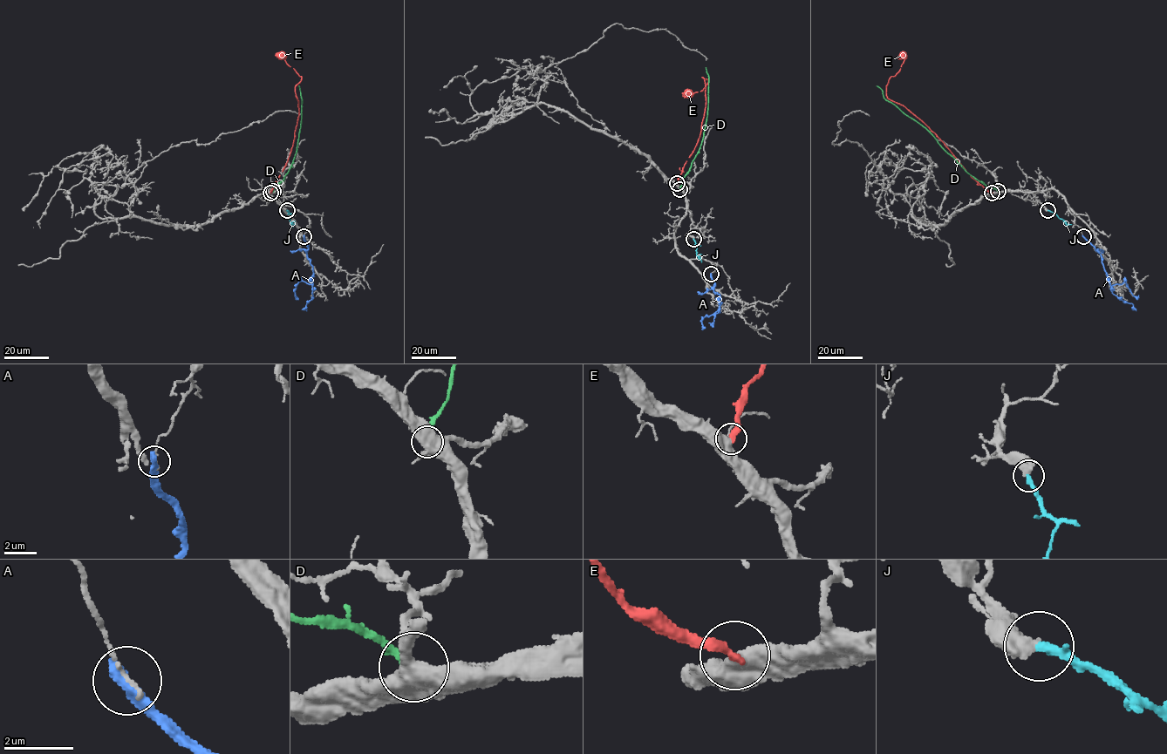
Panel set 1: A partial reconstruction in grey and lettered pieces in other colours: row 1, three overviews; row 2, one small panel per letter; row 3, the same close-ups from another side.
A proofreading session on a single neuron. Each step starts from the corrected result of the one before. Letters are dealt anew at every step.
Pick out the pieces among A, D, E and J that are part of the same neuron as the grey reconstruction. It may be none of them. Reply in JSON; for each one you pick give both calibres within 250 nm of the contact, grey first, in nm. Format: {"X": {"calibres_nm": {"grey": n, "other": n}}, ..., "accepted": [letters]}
{"J": {"calibres_nm": {"grey": 480, "other": 280}}, "accepted": ["J"]}

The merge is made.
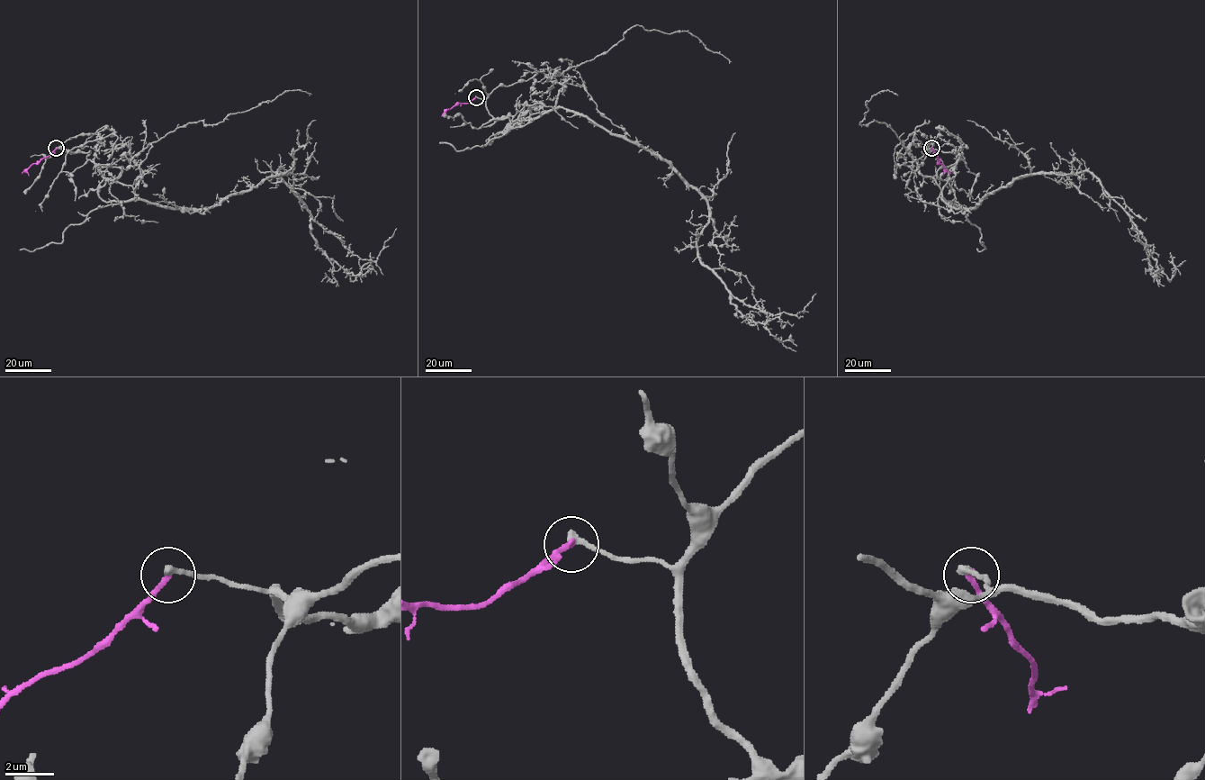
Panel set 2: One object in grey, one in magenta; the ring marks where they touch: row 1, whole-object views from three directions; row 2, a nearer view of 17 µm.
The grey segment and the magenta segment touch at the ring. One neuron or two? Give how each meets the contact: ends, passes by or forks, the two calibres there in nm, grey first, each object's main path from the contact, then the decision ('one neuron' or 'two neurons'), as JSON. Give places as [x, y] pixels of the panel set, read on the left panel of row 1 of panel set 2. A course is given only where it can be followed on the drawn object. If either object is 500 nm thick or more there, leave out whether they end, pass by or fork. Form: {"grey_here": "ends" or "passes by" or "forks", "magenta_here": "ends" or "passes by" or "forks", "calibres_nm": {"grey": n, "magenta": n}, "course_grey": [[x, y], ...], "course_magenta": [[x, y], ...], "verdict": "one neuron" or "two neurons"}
{"grey_here": "ends", "magenta_here": "ends", "calibres_nm": {"grey": 320, "magenta": 200}, "course_grey": [[56, 148], [90, 150], [104, 177], [176, 208], [289, 173], [277, 171], [364, 259], [396, 228]], "course_magenta": [[56, 148], [22, 173]], "verdict": "two neurons"}

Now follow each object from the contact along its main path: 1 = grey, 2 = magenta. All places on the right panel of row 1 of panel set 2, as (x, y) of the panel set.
1: (931, 148), (964, 158), (942, 188), (948, 206), (973, 209), (1019, 176), (1090, 171), (1128, 228)
2: (931, 148), (938, 161), (950, 173)

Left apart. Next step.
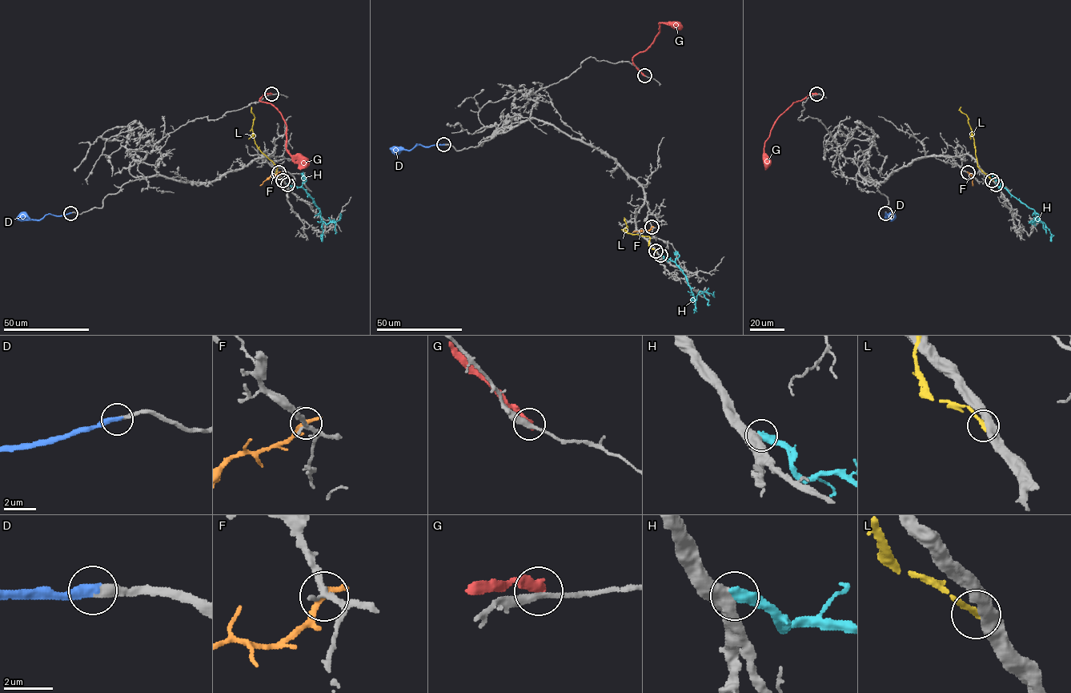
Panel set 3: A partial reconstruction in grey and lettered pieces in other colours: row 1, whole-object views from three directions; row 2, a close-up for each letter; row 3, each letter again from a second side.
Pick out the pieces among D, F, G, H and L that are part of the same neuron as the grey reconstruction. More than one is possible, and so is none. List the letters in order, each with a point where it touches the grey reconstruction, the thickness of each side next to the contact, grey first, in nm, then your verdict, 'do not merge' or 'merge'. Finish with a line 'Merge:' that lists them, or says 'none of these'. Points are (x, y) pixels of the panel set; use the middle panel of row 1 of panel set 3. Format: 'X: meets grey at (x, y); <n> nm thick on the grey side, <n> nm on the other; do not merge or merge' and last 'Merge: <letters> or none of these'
D: meets grey at (443, 144); 280 nm thick on the grey side, 400 nm on the other; merge
F: meets grey at (651, 227); 240 nm thick on the grey side, 280 nm on the other; do not merge
G: meets grey at (644, 75); 280 nm thick on the grey side, 420 nm on the other; do not merge
H: meets grey at (660, 255); 480 nm thick on the grey side, 480 nm on the other; do not merge
L: meets grey at (655, 251); 480 nm thick on the grey side, 200 nm on the other; do not merge
Merge: D

